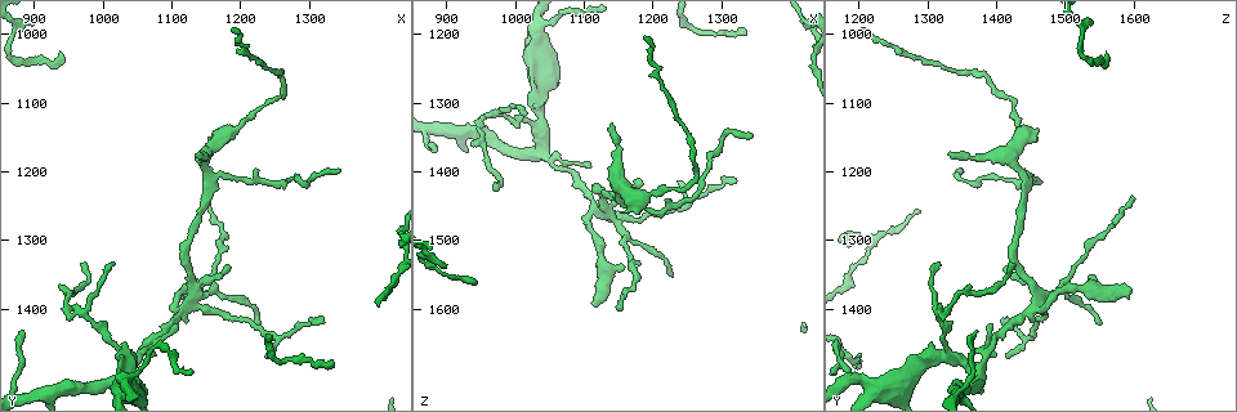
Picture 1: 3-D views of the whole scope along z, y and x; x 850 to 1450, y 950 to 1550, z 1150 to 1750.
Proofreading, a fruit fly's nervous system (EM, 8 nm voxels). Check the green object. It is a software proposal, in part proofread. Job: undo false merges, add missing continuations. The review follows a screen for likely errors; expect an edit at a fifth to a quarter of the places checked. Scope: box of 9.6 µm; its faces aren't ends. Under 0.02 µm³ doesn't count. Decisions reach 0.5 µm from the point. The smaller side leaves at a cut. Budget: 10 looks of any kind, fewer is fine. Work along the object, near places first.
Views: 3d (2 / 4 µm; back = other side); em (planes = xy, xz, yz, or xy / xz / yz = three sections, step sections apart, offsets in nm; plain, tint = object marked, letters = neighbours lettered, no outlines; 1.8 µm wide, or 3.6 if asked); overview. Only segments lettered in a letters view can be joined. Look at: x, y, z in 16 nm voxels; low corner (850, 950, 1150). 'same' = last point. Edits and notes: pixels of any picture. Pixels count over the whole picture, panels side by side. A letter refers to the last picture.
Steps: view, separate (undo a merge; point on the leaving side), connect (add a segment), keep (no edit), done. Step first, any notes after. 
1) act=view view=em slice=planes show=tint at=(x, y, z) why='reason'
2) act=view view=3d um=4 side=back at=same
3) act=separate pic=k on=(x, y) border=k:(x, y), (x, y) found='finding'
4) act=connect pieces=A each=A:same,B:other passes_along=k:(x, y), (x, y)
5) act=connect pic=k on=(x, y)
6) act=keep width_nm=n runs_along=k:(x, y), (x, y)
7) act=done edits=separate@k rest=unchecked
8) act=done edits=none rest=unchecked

act=view view=em slice=xy step=8 show=tint at=(950, 1405, 1325) why='abrupt turn'

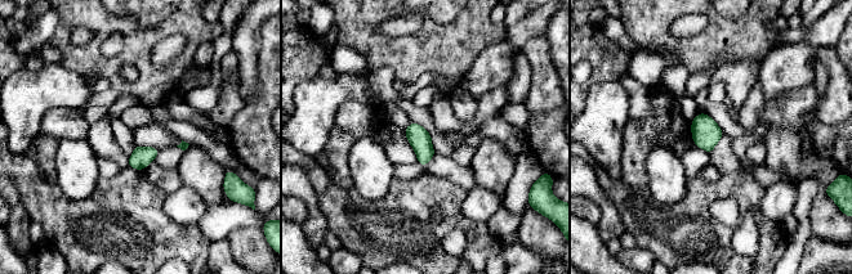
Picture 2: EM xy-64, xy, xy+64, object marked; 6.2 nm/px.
act=view view=em slice=planes show=letters at=same

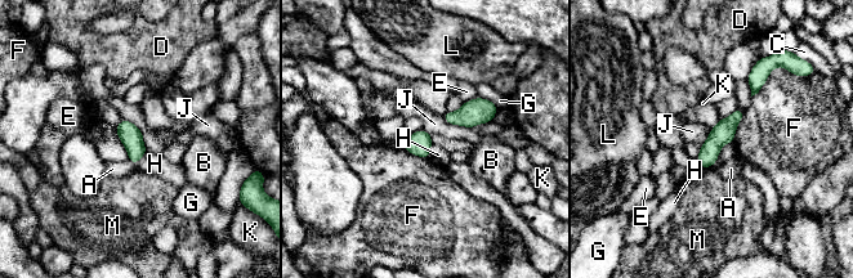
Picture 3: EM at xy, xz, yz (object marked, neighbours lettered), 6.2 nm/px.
act=keep width_nm=140 longest_contact=K:260nm each=A:other,B:other,C:other,D:other,E:other,F:other,G:other,H:other,J:other,K:other,L:other,M:other found='all the same neuron'

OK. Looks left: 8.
act=view view=em slice=xy step=16 show=tint at=(1125, 1390, 1460) why='sharp bend'

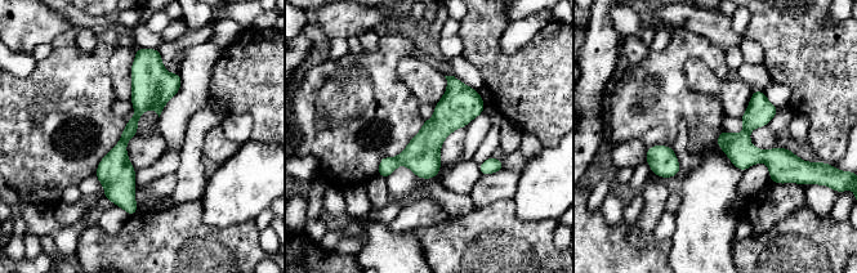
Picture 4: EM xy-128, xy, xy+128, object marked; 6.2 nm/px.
act=view view=em slice=planes show=letters at=same

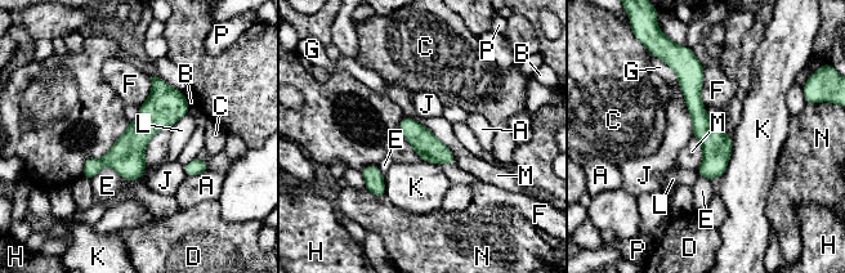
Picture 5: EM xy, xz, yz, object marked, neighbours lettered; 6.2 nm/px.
act=keep width_nm=160 longest_contact=M:440nm each=A:other,B:other,C:other,D:other,E:other,F:other,G:other,H:other,J:other,K:other,L:other,M:other,N:other,P:other found='all the same neuron'

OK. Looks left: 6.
act=view view=em slice=xz step=4 show=tint at=(1150, 1215, 1440) why='three arms meet'

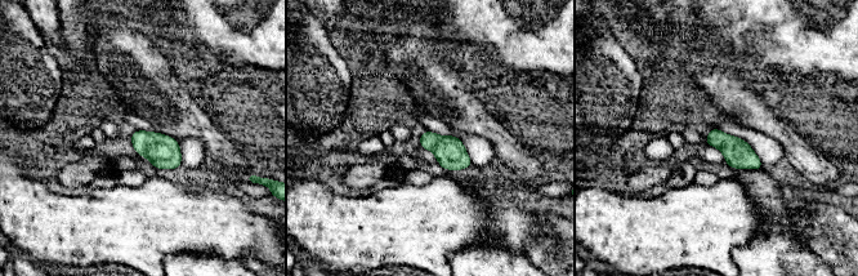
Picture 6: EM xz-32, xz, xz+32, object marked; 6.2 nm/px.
act=view view=em slice=planes show=letters at=same

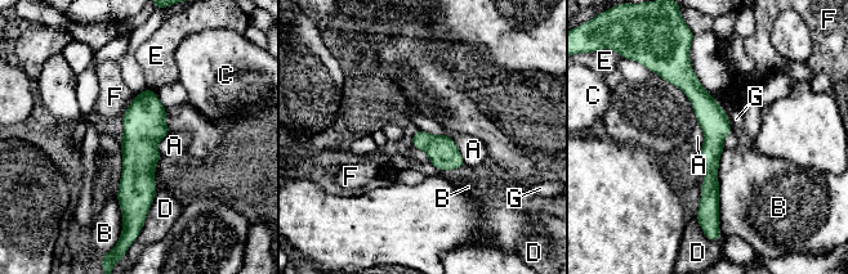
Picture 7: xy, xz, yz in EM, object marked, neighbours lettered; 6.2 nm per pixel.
act=keep each=A:other,B:other,C:other,D:other,E:other,F:other,G:other border=7:(419, 129), (449, 135), (464, 164) found='one neuron here'

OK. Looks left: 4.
act=view view=em slice=planes show=plain at=(1325, 1420, 1415) why='an open end'

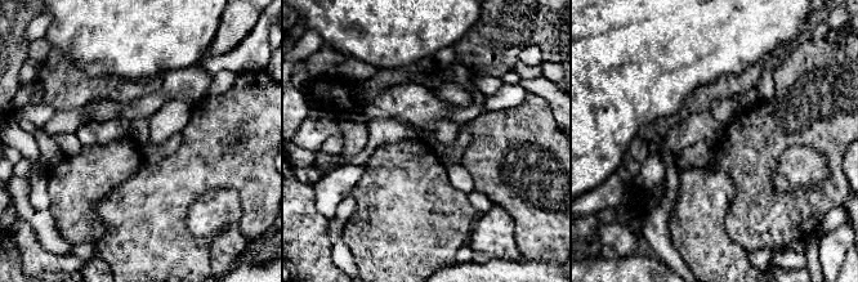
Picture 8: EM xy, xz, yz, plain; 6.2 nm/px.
act=view view=em slice=planes show=letters at=same why='see the neighbours'

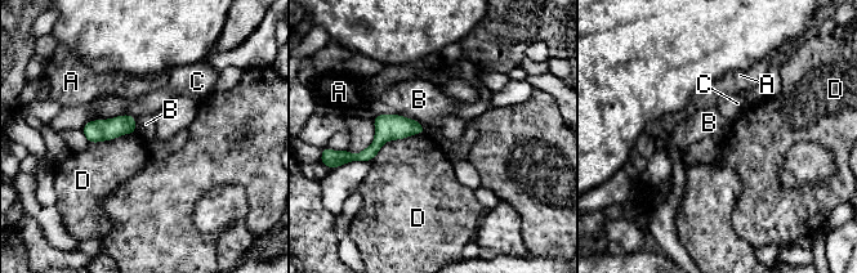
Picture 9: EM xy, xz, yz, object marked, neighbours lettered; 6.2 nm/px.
act=keep each=A:other,B:other,C:other,D:other border=9:(376, 113), (398, 113), (419, 122) found='none of them fits'

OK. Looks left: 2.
act=done edits=none rest=unchecked

